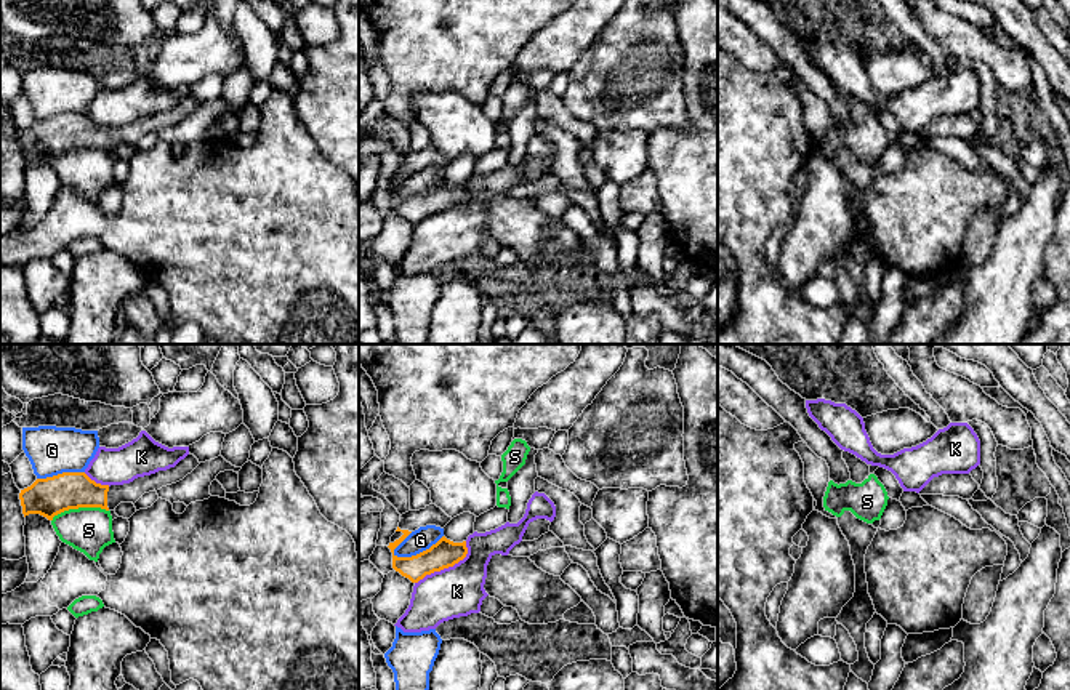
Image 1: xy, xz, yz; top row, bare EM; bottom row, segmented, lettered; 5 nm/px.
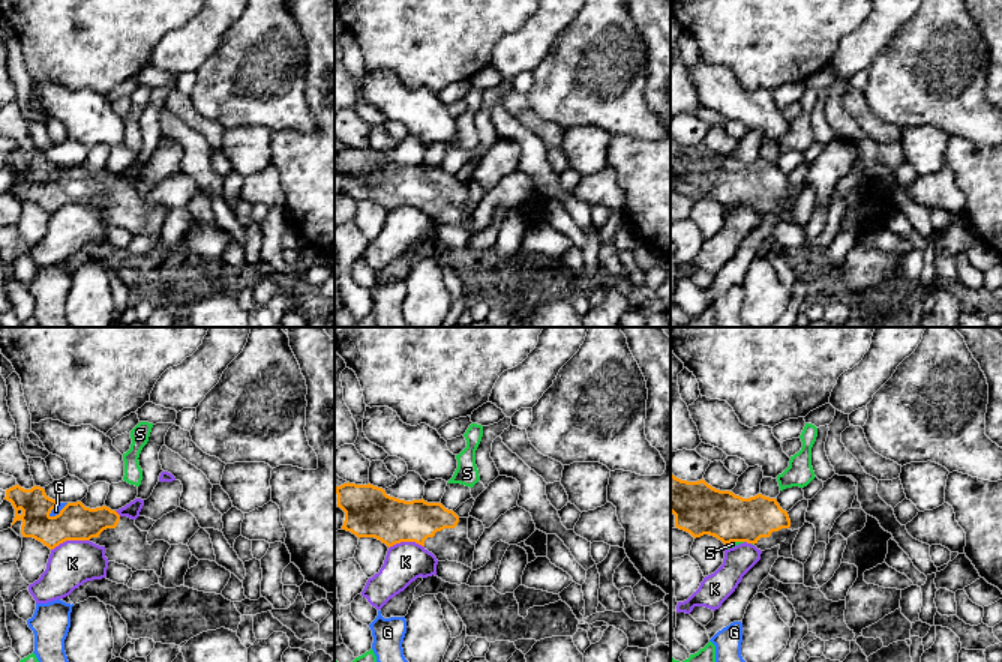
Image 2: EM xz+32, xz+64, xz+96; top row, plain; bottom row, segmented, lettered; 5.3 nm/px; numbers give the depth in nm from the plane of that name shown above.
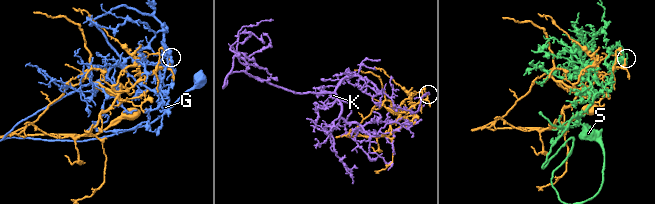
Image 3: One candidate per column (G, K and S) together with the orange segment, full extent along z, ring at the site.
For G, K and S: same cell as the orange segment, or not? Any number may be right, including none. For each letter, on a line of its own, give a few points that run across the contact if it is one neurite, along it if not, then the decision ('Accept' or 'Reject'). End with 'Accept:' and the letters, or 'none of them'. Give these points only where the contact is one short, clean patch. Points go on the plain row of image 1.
G: Reject
K: Line: xz (466, 183), (466, 196), (462, 200), (426, 215), (415, 224). Reject
S: Line: xy (108, 151), (69, 149), (58, 154), (52, 162). Reject
Accept: none of them

